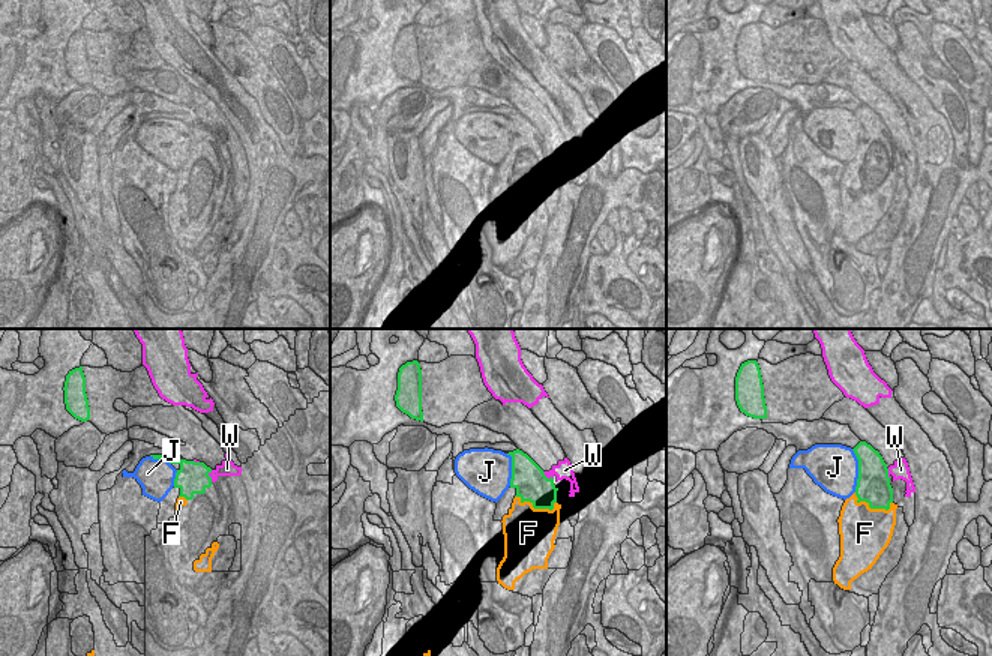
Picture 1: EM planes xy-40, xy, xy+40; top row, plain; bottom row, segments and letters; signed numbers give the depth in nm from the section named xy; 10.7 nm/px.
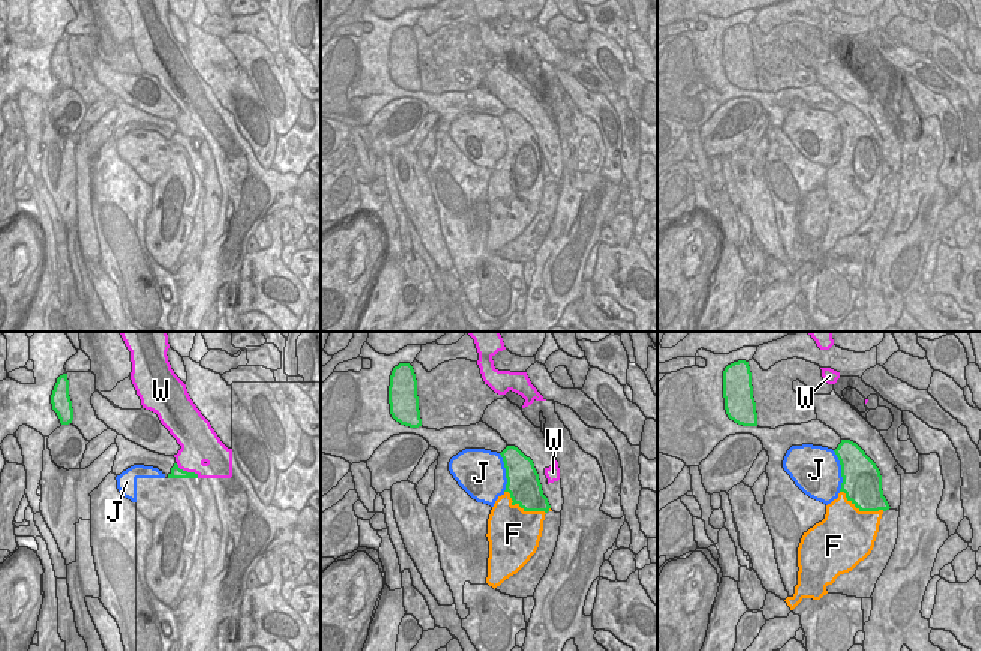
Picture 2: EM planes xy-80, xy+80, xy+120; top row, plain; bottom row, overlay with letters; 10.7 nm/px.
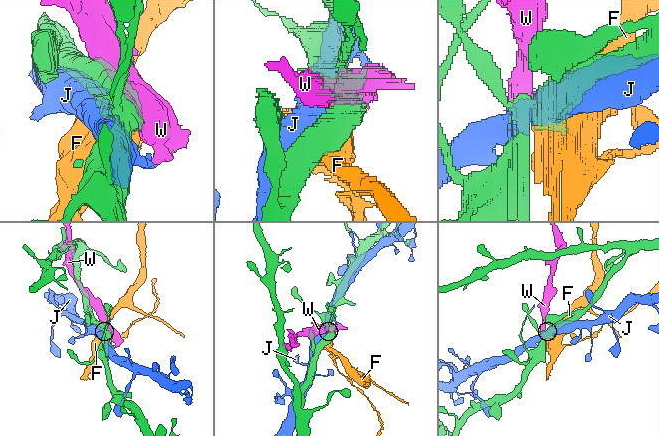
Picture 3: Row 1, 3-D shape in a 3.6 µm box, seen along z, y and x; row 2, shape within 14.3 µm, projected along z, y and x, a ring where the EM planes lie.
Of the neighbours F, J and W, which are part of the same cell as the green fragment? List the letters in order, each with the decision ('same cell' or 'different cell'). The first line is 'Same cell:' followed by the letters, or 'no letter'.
Same cell: no letter
F: different cell
J: different cell
W: different cell

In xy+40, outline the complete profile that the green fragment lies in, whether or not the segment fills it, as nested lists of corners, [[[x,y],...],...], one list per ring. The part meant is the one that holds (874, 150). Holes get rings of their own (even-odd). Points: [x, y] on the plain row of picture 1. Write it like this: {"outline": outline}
{"outline": [[[860,105],[852,114],[858,123],[857,167],[866,165],[870,173],[888,174],[893,167],[893,152],[887,128],[866,105]]]}

